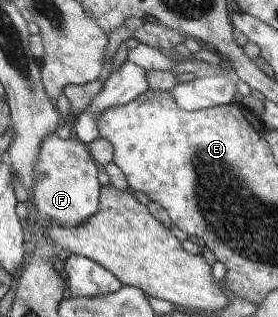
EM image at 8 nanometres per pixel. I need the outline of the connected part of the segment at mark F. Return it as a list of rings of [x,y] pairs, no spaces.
[[[52,133],[40,139],[34,161],[33,205],[39,214],[57,225],[79,225],[98,210],[99,189],[102,188],[97,183],[97,167],[93,159],[89,161],[87,150],[75,137],[59,139]]]

